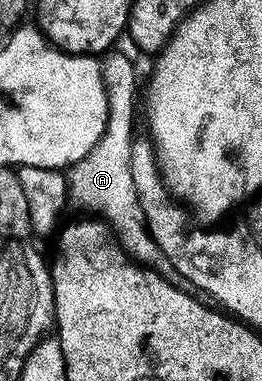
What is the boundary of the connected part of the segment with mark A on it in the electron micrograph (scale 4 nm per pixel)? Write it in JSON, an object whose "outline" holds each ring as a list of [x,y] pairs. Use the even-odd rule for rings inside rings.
{"outline":[[[110,49],[100,56],[99,59],[103,81],[105,82],[105,92],[107,93],[109,116],[107,117],[107,125],[103,129],[103,137],[99,137],[95,149],[91,149],[91,153],[87,153],[87,157],[83,161],[68,168],[69,195],[73,199],[78,199],[89,210],[86,212],[96,213],[102,220],[108,221],[126,252],[138,264],[153,265],[156,264],[153,262],[159,259],[157,240],[149,232],[149,225],[145,222],[145,214],[139,205],[137,194],[135,193],[135,181],[131,181],[131,145],[135,138],[135,132],[133,132],[133,109],[135,107],[135,91],[137,89],[138,92],[139,89],[139,83],[137,87],[137,67],[123,52],[117,50]]]}

